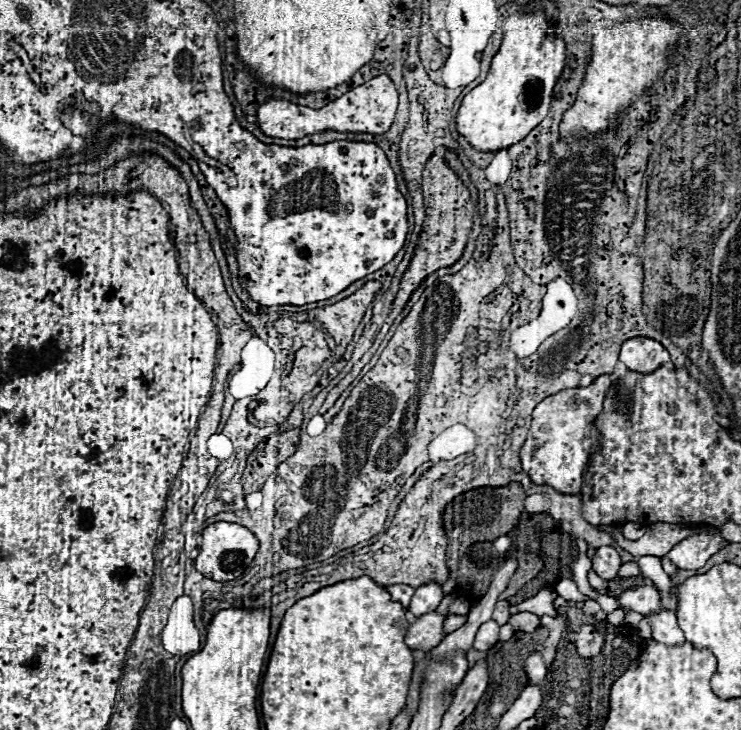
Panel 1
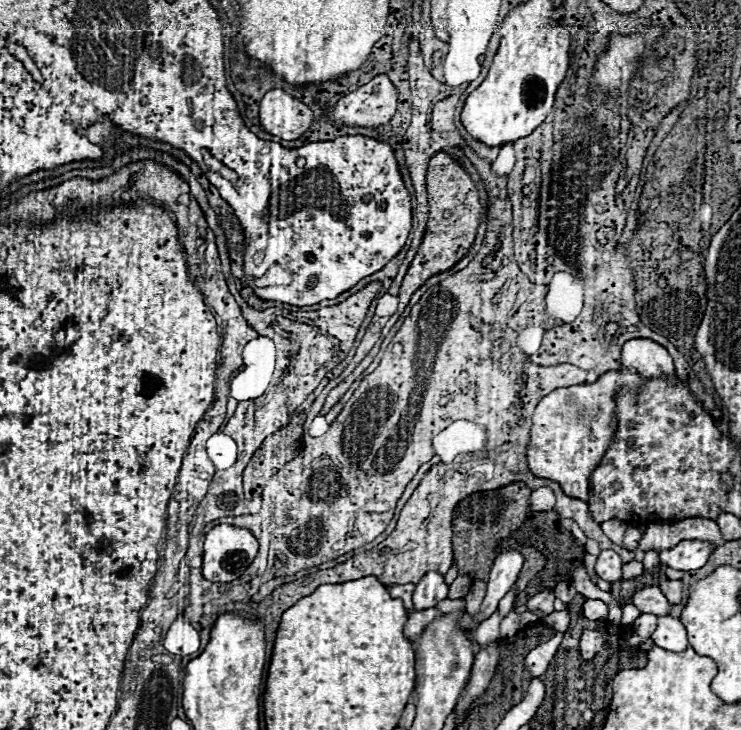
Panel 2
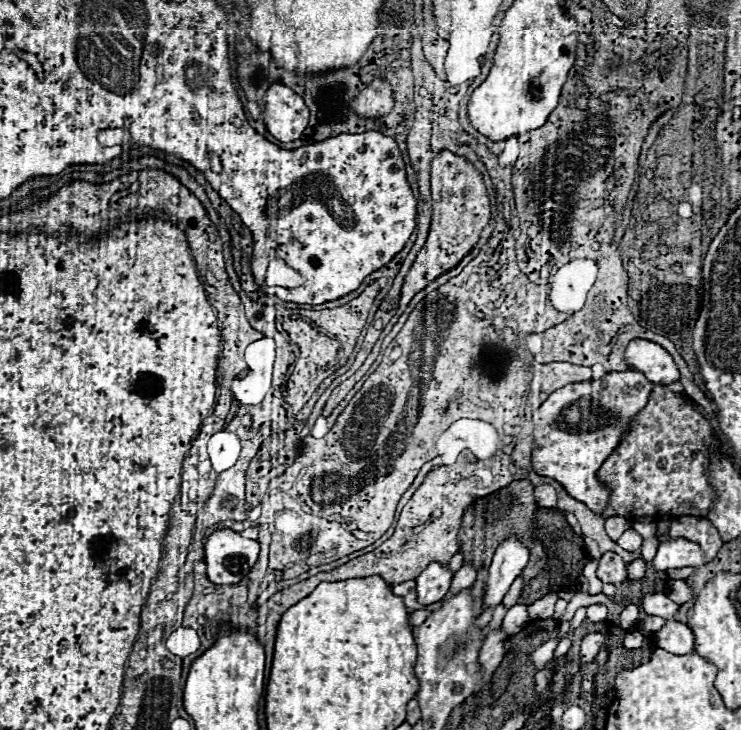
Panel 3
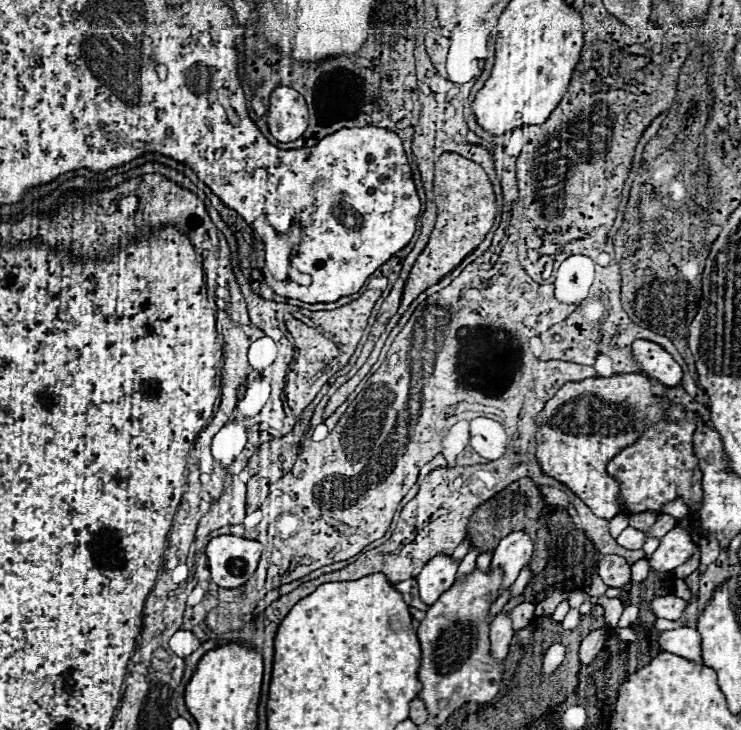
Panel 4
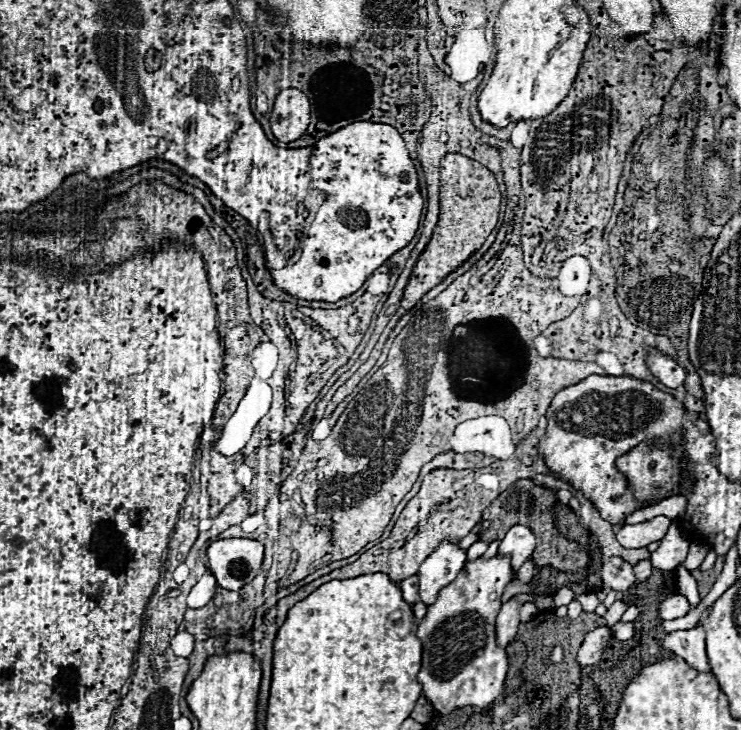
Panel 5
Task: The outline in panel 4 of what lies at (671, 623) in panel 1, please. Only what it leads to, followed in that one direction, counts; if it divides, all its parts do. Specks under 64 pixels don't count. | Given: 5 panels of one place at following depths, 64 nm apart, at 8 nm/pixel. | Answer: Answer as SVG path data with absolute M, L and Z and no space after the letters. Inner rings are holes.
M676 628L660 634L658 644L664 652L678 654L692 662L702 662L702 638L696 628Z

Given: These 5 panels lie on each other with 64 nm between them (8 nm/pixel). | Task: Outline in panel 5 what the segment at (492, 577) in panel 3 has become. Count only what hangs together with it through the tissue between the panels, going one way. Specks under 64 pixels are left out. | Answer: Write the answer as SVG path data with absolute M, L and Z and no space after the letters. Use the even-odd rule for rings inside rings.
M516 524L502 538L498 552L500 554L510 554L512 568L518 570L532 556L534 546L536 546L536 534L532 532L532 528L530 526Z

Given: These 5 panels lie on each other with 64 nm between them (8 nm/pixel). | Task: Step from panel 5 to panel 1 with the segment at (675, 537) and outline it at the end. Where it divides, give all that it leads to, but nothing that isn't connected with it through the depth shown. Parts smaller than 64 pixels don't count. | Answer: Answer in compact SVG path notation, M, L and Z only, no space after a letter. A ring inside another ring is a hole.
M696 534L678 542L666 558L680 570L698 570L706 560L722 548L722 536L718 534Z

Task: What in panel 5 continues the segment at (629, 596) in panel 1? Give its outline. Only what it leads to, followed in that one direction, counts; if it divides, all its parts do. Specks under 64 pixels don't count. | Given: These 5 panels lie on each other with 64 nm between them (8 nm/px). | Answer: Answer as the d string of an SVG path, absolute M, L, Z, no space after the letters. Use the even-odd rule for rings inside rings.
M674 594L670 598L666 598L662 604L660 604L660 618L662 620L674 620L674 618L682 618L690 612L690 604L686 597L680 594Z

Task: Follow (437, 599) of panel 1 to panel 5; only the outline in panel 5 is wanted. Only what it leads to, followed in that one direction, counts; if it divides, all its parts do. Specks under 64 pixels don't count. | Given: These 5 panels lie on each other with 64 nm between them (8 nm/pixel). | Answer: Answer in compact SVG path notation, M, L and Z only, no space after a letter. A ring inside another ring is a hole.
M444 540L440 546L420 564L420 598L424 604L432 604L442 586L452 582L456 574L464 568L466 550L458 546L458 542Z

